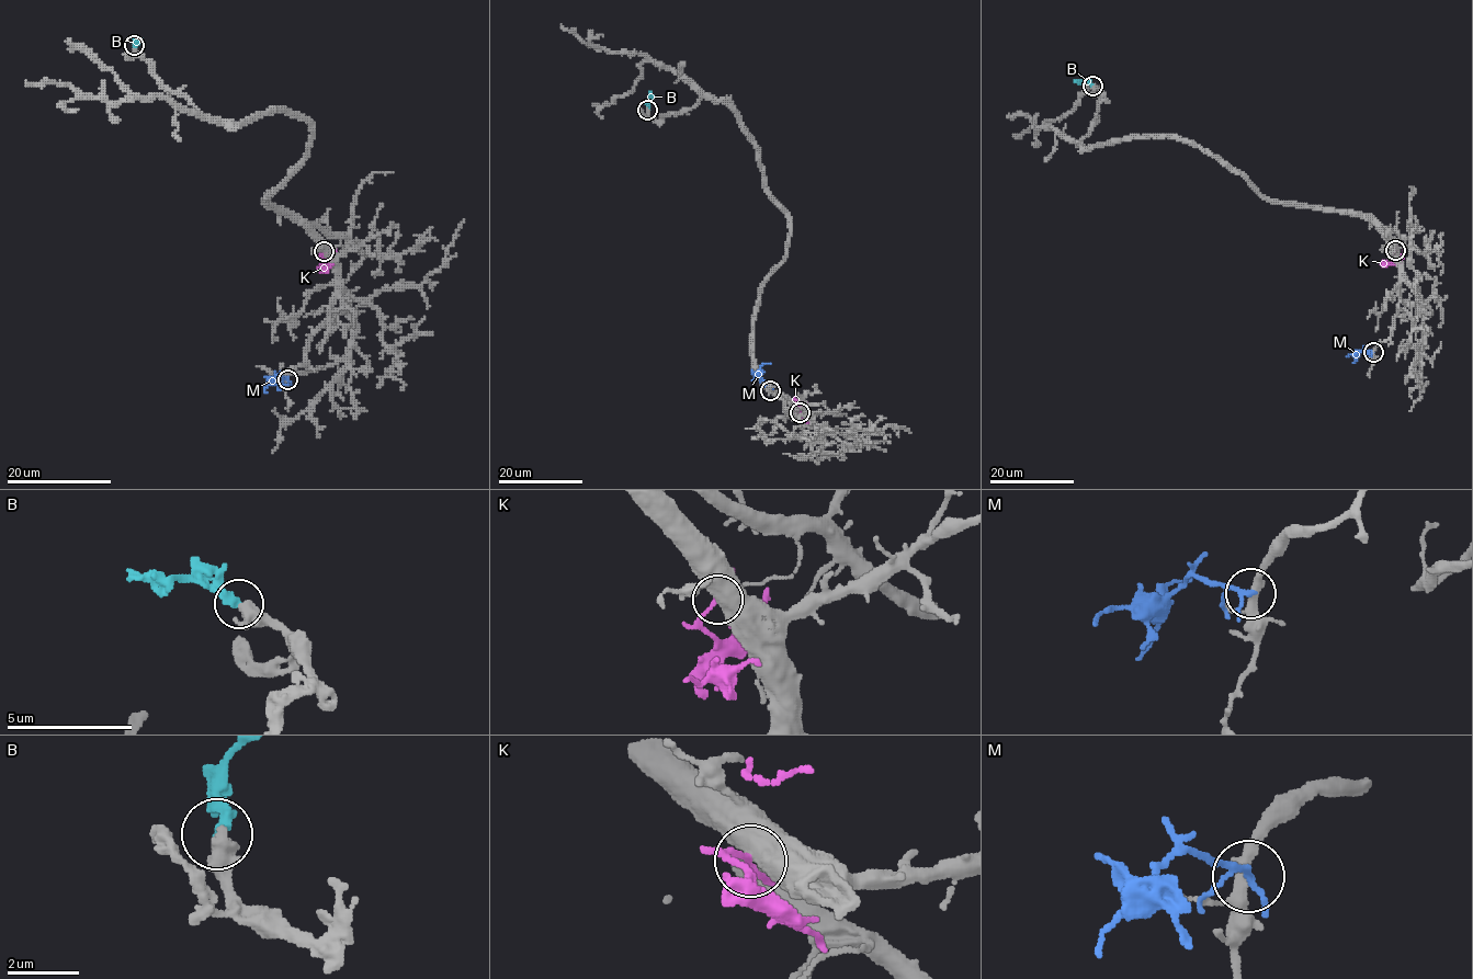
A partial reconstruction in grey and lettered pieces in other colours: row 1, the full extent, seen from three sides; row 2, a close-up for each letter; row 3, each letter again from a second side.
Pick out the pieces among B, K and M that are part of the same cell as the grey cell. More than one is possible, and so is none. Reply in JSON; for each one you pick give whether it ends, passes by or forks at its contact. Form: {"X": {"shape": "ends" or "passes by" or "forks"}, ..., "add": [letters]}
{"B": {"shape": "ends"}, "add": ["B"]}

